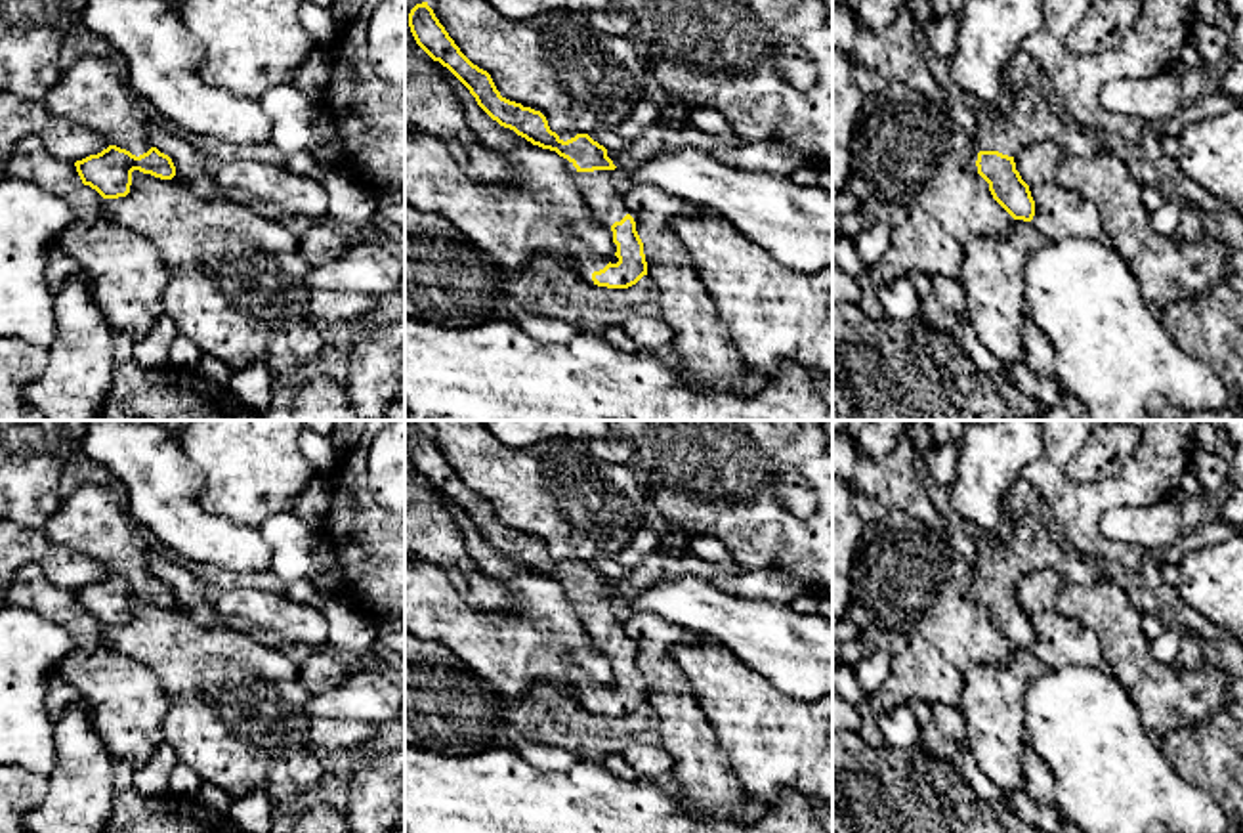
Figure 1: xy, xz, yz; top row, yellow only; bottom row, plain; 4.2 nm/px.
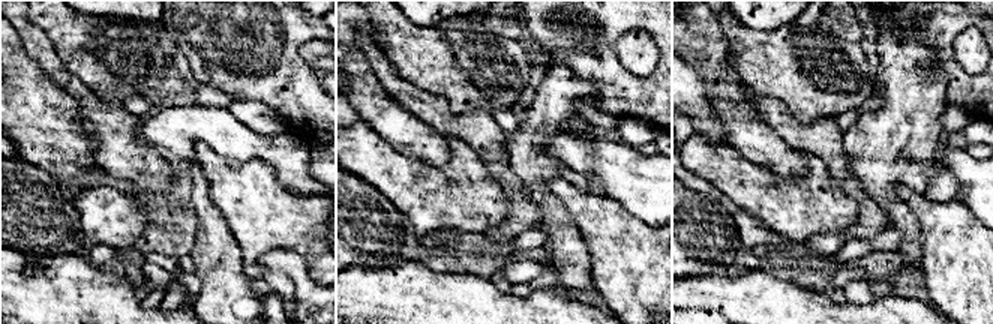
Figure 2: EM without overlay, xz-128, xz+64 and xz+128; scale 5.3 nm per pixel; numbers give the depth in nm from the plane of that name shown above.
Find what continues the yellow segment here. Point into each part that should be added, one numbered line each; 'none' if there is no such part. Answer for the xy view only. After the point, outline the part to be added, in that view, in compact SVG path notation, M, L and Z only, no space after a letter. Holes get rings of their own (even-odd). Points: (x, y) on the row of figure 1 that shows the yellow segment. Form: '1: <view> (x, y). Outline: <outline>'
1: xy (92, 92). Outline: M84 57L61 71L42 103L136 157L153 147L147 107L122 80L111 57Z

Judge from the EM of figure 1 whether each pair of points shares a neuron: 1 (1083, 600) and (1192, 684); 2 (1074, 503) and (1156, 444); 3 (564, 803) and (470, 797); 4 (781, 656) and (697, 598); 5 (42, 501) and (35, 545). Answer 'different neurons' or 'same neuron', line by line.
1: same neuron
2: same neuron
3: same neuron
4: same neuron
5: different neurons

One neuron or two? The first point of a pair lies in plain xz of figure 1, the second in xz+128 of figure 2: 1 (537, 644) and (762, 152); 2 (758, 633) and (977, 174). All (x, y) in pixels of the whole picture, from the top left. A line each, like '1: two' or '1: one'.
1: two
2: one

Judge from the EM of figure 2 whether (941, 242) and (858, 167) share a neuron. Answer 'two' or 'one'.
two

